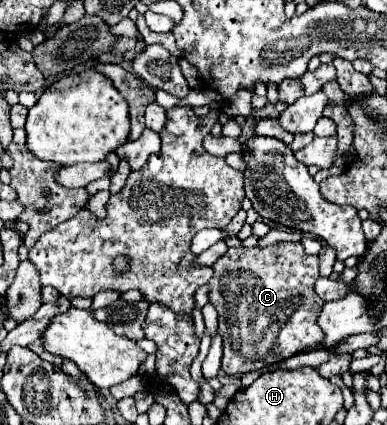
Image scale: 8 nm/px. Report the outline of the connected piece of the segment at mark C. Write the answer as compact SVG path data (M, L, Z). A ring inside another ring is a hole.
M274 243L270 247L232 247L214 265L210 279L210 303L220 315L220 331L224 335L222 371L226 375L242 375L248 371L260 371L272 363L280 363L292 355L316 351L324 343L324 333L318 327L318 317L324 301L316 297L314 283L320 277L318 257L306 255L300 243Z

